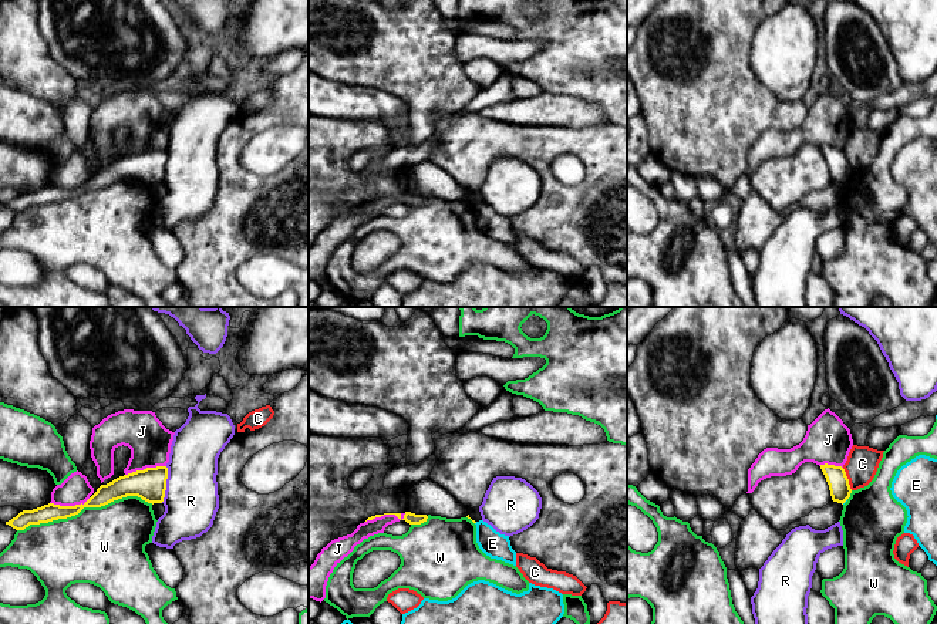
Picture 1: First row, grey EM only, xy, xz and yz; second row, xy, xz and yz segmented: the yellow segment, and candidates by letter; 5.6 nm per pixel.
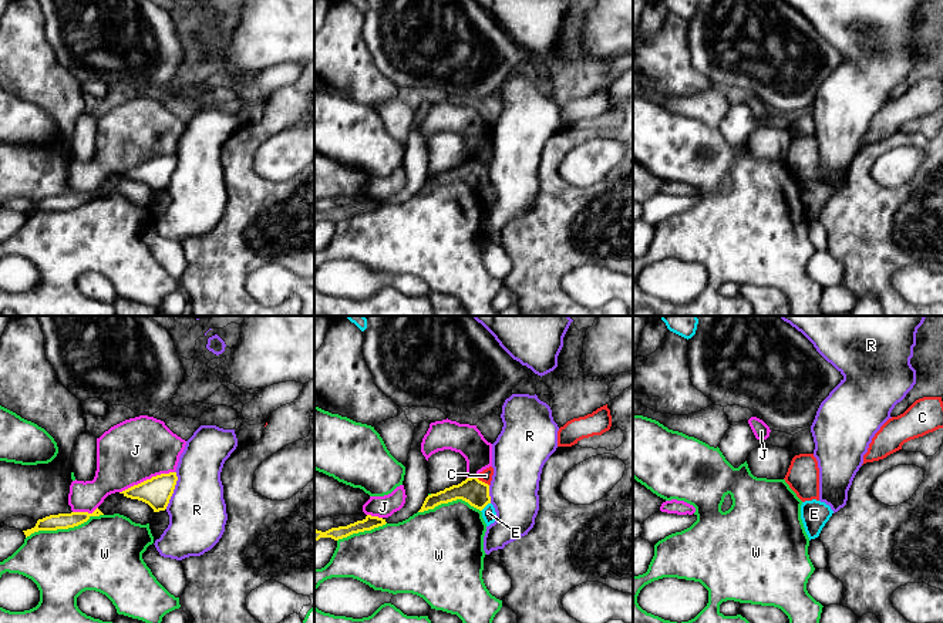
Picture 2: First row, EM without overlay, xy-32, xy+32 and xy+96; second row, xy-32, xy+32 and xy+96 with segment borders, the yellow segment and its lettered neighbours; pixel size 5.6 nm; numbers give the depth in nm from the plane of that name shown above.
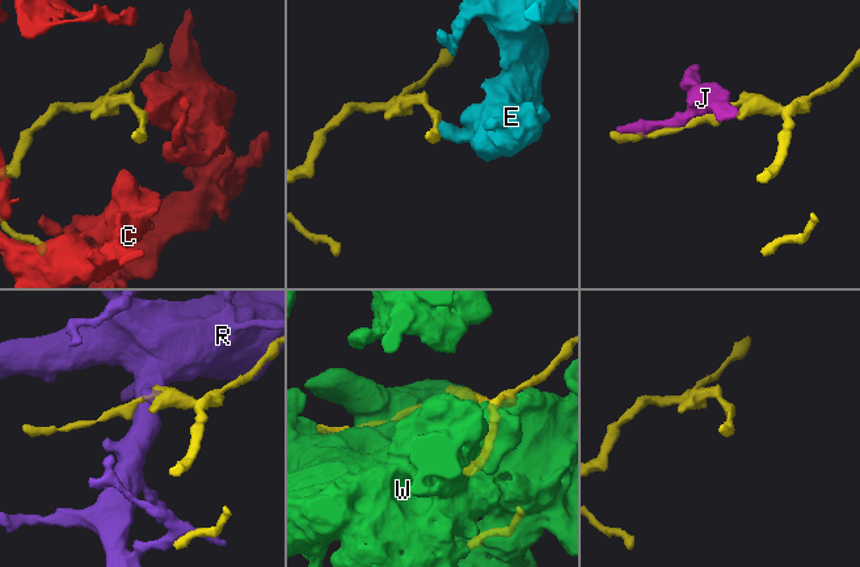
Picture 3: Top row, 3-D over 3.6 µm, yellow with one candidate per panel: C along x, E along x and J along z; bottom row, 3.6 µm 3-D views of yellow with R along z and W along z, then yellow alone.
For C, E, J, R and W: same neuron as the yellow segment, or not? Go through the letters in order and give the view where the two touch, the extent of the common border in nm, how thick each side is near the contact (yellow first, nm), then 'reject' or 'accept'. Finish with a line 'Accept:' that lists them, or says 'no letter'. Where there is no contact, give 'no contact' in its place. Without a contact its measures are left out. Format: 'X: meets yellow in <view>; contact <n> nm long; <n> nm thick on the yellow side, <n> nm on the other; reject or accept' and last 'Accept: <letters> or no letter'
C: meets yellow in yz; contact 140 nm long; 120 nm thick on the yellow side, 180 nm on the other; reject
E: meets yellow in yz; contact 40 nm long; 120 nm thick on the yellow side, 20 nm on the other; reject
J: meets yellow in xy; contact 240 nm long; 180 nm thick on the yellow side, 240 nm on the other; reject
R: meets yellow in xy; contact 220 nm long; 180 nm thick on the yellow side, 300 nm on the other; reject
W: meets yellow in xy; contact 800 nm long; 120 nm thick on the yellow side, 440 nm on the other; reject
Accept: no letter

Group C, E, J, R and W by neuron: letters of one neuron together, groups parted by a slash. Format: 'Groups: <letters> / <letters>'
Groups: C / E / J / R / W

